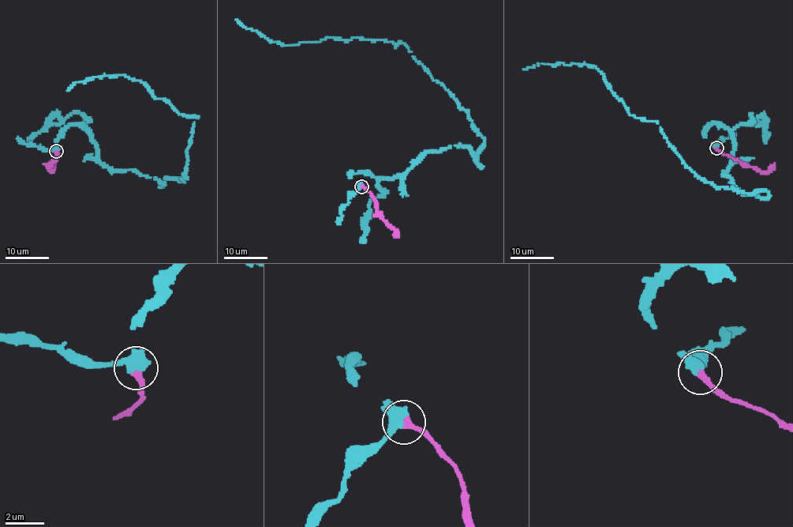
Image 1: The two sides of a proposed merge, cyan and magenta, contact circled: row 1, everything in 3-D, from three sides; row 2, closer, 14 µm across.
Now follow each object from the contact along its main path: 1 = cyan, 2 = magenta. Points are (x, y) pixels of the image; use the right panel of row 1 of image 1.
1: (716, 148), (712, 124), (733, 139), (732, 185), (768, 196), (704, 181), (596, 66), (523, 69)
2: (716, 148), (761, 171), (765, 171), (775, 163)

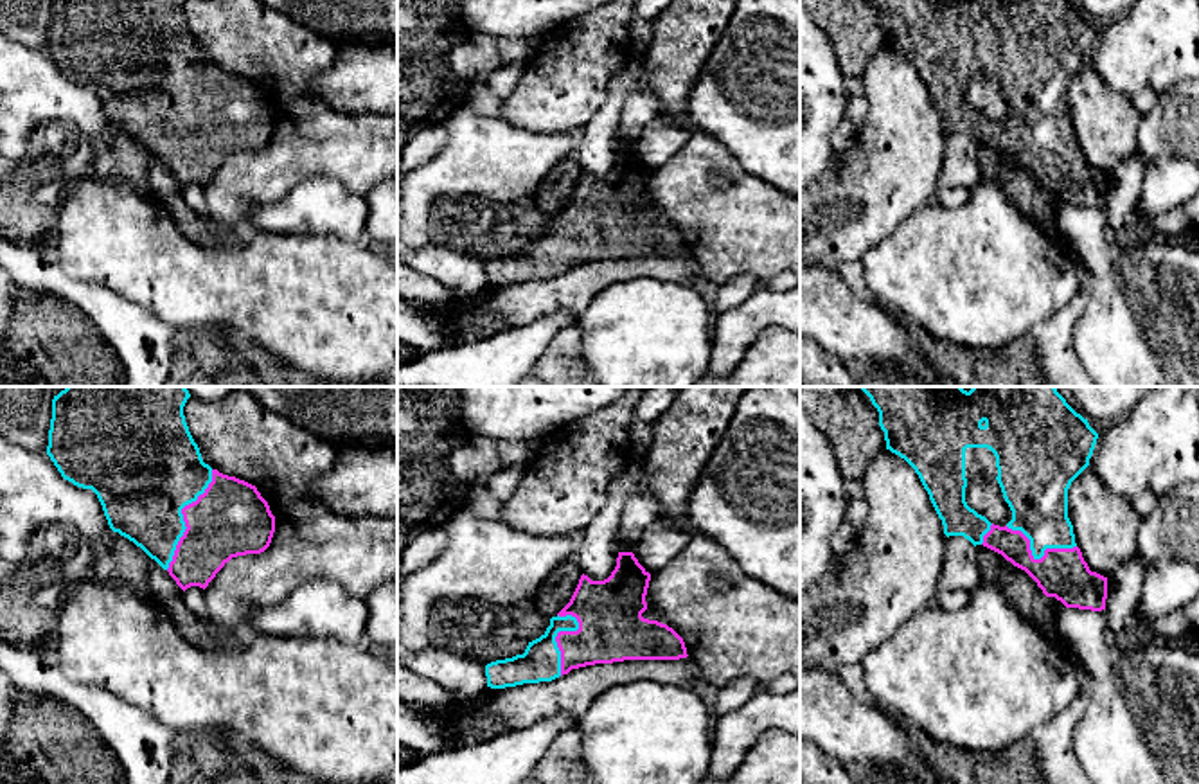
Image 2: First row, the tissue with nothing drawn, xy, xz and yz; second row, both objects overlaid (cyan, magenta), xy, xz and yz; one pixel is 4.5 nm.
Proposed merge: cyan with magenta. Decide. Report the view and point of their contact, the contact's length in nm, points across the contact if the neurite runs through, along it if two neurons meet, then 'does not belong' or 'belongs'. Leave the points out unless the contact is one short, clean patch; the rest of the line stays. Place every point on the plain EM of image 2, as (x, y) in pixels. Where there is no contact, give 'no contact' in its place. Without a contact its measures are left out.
meets cyan in xy at (182, 115); contact 500 nm long; belongs

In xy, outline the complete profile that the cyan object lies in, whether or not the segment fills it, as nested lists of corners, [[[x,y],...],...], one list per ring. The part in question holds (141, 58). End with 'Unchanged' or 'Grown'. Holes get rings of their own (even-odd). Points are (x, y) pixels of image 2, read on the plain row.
[[[52,0],[47,52],[61,74],[92,86],[113,129],[133,138],[185,189],[207,185],[237,153],[264,149],[275,129],[275,113],[255,83],[203,59],[183,13],[185,0]]]. Grown

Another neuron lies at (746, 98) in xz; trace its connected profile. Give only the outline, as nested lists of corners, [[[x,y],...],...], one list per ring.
[[[739,0],[688,95],[687,113],[687,124],[660,115],[644,128],[633,151],[645,169],[665,165],[687,144],[690,129],[697,128],[721,142],[744,171],[786,194],[800,196],[800,0]]]

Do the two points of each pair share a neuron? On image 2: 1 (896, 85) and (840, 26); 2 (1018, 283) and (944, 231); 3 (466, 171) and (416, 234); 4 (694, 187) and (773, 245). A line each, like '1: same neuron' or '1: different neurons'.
1: different neurons
2: same neuron
3: same neuron
4: same neuron

